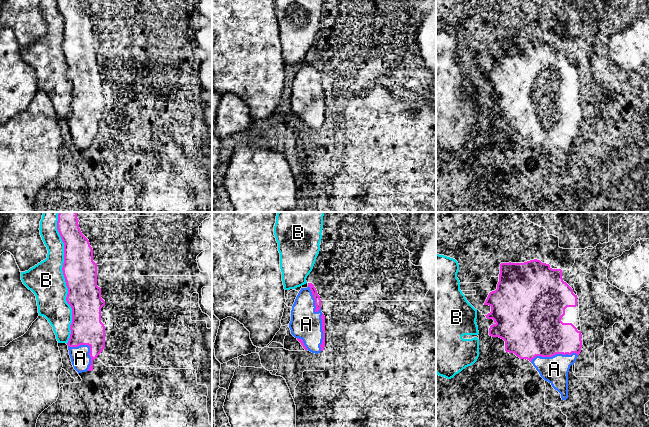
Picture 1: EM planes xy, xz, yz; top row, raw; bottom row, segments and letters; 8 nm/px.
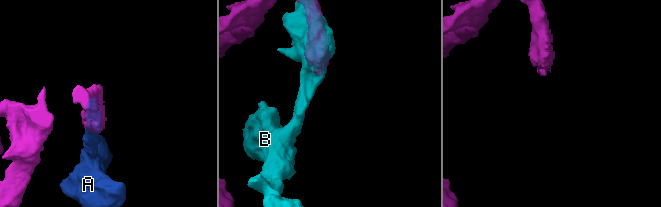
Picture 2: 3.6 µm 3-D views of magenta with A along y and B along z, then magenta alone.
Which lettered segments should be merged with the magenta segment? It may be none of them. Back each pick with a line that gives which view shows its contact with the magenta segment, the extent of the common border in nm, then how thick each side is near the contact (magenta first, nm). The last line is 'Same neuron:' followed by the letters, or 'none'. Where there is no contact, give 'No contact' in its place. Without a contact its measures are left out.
A: Touches magenta in yz. Shared border 380 nm. Thickness 420 nm (magenta) against 220 nm
Same neuron: A

